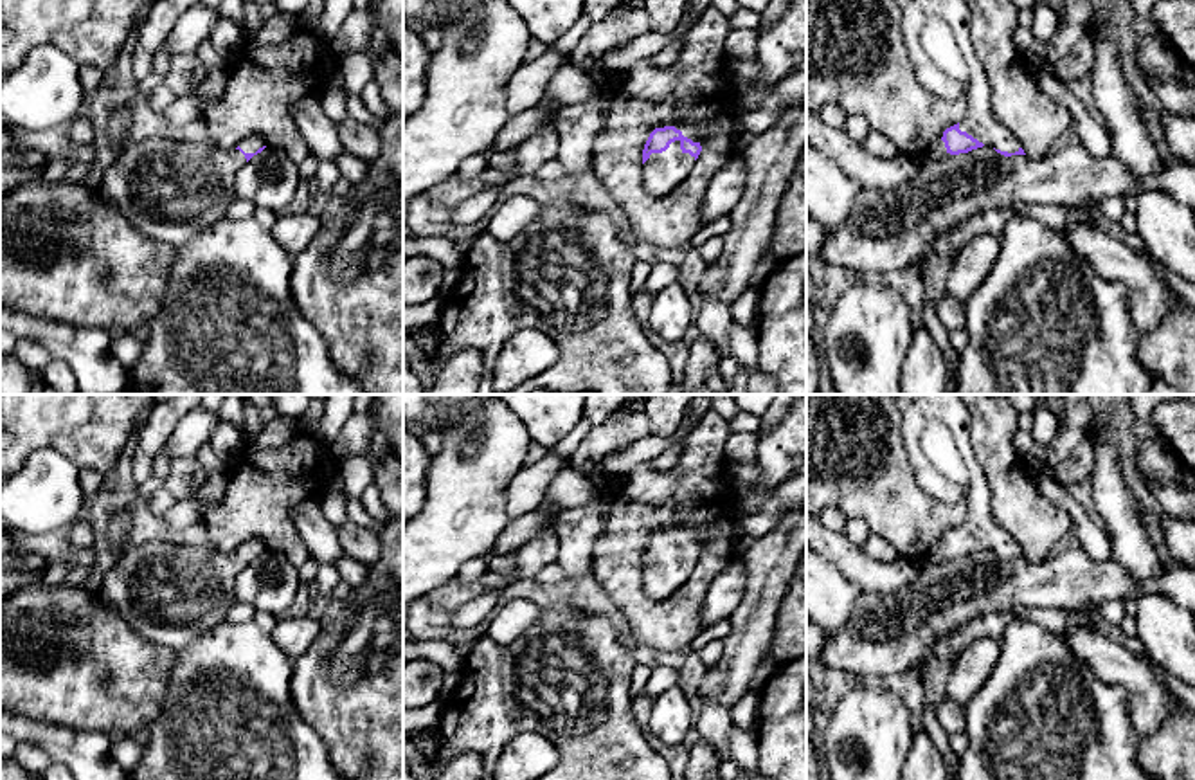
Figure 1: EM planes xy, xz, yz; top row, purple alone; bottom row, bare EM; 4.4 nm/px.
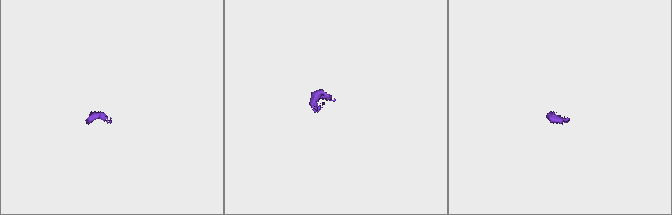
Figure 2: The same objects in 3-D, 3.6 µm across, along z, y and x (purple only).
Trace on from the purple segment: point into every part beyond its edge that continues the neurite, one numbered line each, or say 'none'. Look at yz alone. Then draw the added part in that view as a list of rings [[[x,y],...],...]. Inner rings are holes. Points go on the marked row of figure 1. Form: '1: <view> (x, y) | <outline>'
1: yz (936, 33) | [[[912,0],[900,29],[918,83],[963,106],[959,130],[984,146],[1019,151],[1019,142],[992,113],[990,81],[972,45],[966,2]]]

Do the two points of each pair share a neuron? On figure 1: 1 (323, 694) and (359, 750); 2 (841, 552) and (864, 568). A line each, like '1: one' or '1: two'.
1: one
2: one

